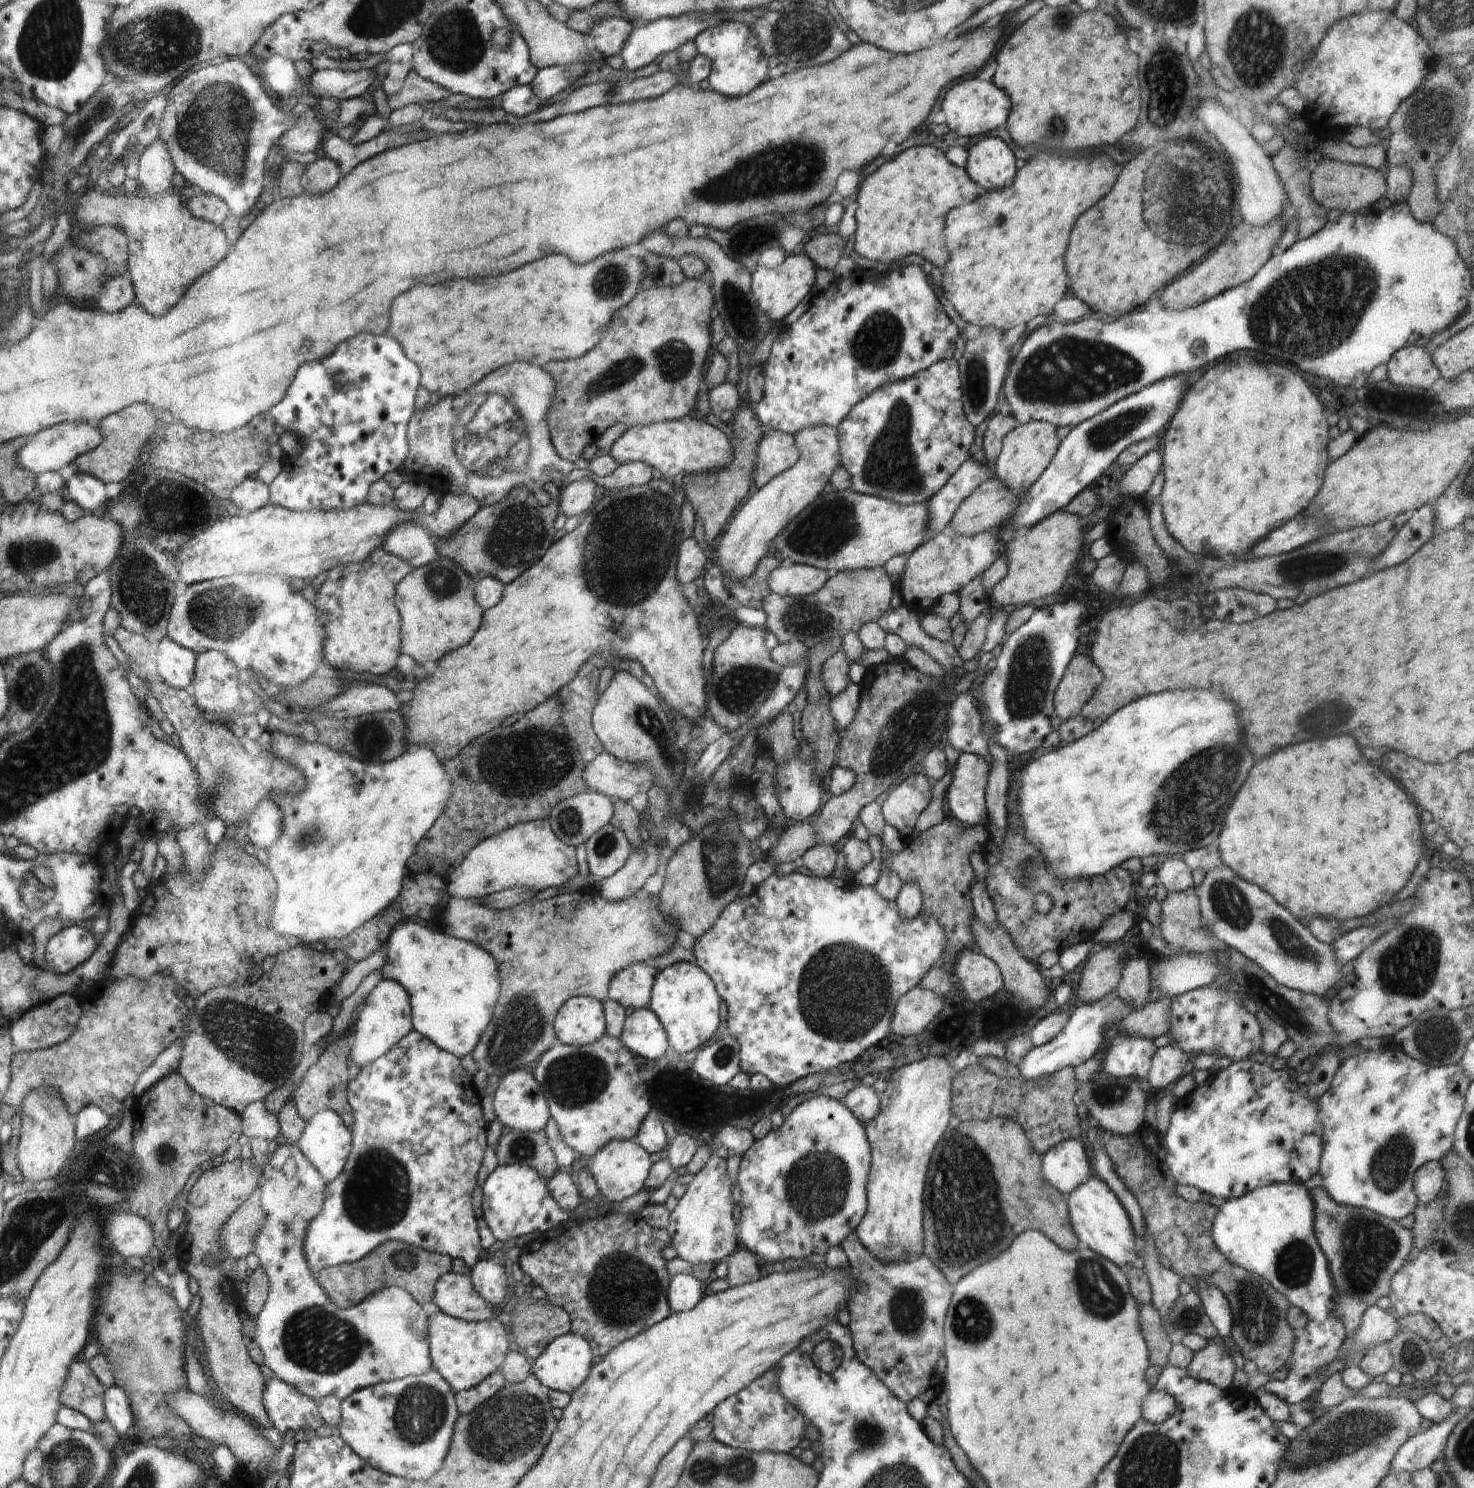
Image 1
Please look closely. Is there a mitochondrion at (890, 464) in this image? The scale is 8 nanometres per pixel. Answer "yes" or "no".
yes

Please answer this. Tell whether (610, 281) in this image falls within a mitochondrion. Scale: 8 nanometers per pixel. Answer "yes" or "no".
yes

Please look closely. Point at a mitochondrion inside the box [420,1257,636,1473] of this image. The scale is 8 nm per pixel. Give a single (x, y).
(510, 1427)

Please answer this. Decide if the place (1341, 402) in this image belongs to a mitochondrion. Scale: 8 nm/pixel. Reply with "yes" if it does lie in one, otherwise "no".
no

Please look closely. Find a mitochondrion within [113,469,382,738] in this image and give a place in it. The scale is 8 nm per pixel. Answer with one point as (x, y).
(223, 612)

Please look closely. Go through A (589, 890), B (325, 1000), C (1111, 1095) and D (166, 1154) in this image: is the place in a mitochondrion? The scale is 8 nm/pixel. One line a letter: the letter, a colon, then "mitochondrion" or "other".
A: other
B: other
C: mitochondrion
D: mitochondrion

